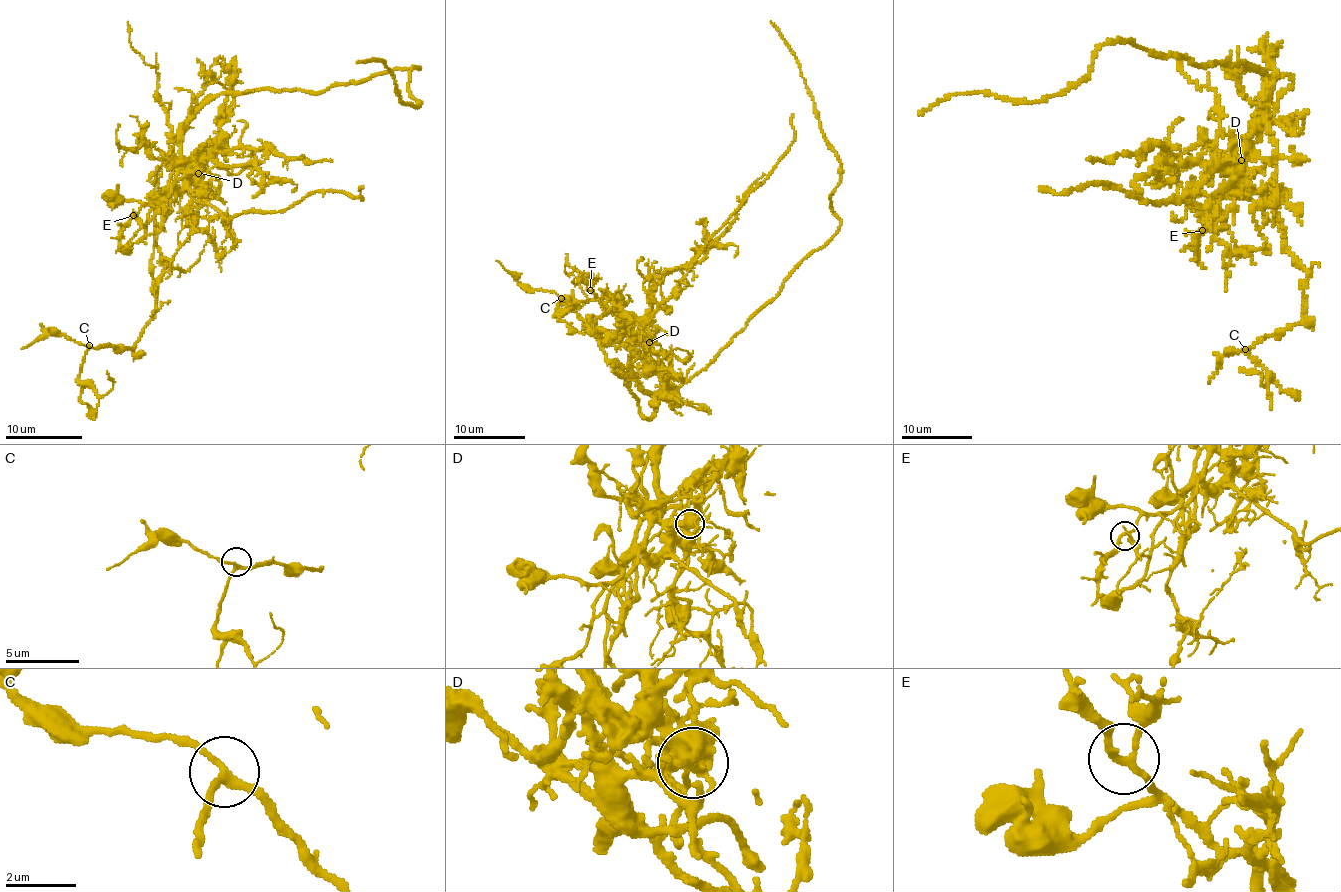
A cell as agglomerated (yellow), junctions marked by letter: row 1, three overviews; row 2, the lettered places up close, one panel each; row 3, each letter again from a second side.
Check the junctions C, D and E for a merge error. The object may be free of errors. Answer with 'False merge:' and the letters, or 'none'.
False merge: D

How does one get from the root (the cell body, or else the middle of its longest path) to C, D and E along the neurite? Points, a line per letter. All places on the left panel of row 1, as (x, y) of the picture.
C: (226, 94), (212, 95), (191, 109), (173, 146), (175, 170), (154, 218), (155, 317), (131, 349), (89, 345)
D: (226, 94), (218, 139), (194, 155), (197, 155), (197, 172)
E: (226, 94), (218, 139), (185, 161), (173, 188), (157, 202), (146, 203), (133, 215)

